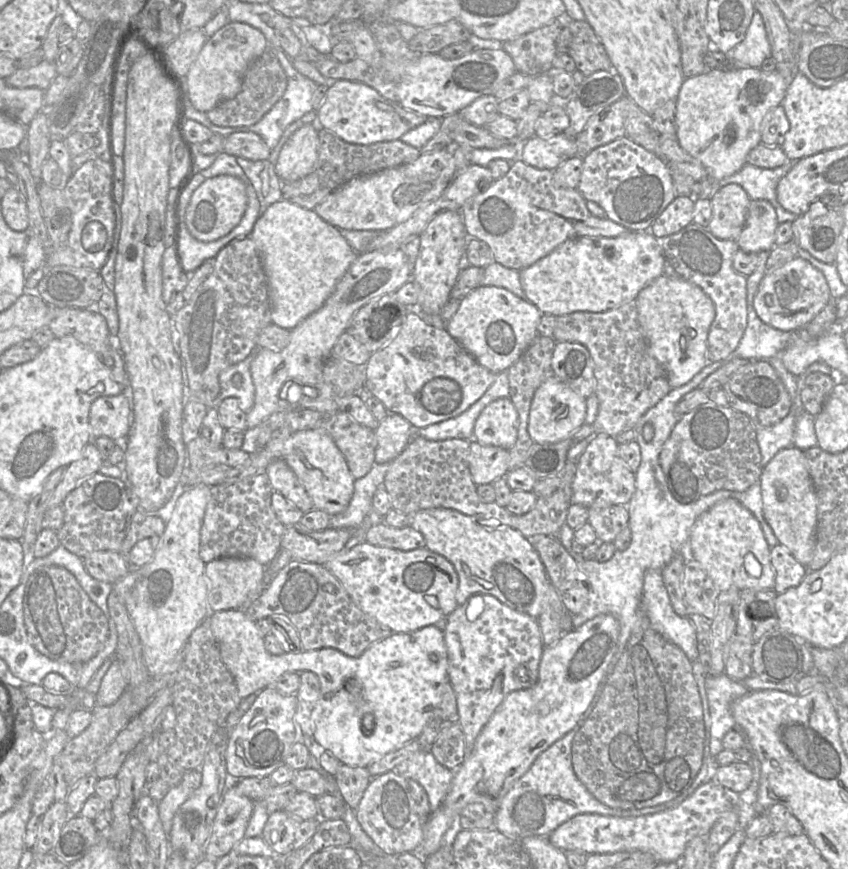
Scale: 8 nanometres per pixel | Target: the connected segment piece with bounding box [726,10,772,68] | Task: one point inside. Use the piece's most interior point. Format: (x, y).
(755, 48)

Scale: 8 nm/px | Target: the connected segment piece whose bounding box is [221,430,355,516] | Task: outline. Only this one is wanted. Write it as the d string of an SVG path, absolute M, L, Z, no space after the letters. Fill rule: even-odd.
M303 430L295 432L287 438L270 438L263 448L259 448L250 455L244 464L230 467L227 470L221 485L231 485L251 476L264 474L272 460L282 459L306 490L313 502L314 509L333 516L345 511L348 507L354 492L355 479L344 456L326 432Z

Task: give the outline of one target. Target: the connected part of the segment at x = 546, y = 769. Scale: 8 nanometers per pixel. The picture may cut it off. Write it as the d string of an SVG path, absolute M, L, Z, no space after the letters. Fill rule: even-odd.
M581 720L572 730L542 752L529 770L514 783L494 814L494 829L515 841L521 841L529 836L548 837L561 824L578 814L594 813L616 817L650 815L672 809L688 797L687 789L666 803L629 810L611 808L601 803L578 779L572 766L572 741L585 721Z

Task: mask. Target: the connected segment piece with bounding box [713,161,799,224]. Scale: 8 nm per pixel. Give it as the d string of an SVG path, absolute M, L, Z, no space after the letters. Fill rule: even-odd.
M788 161L780 167L766 169L745 164L735 174L719 181L713 181L713 194L726 185L738 184L747 192L751 200L769 201L776 210L779 224L793 223L799 216L785 210L777 199L777 185L792 169L793 165L794 162Z

